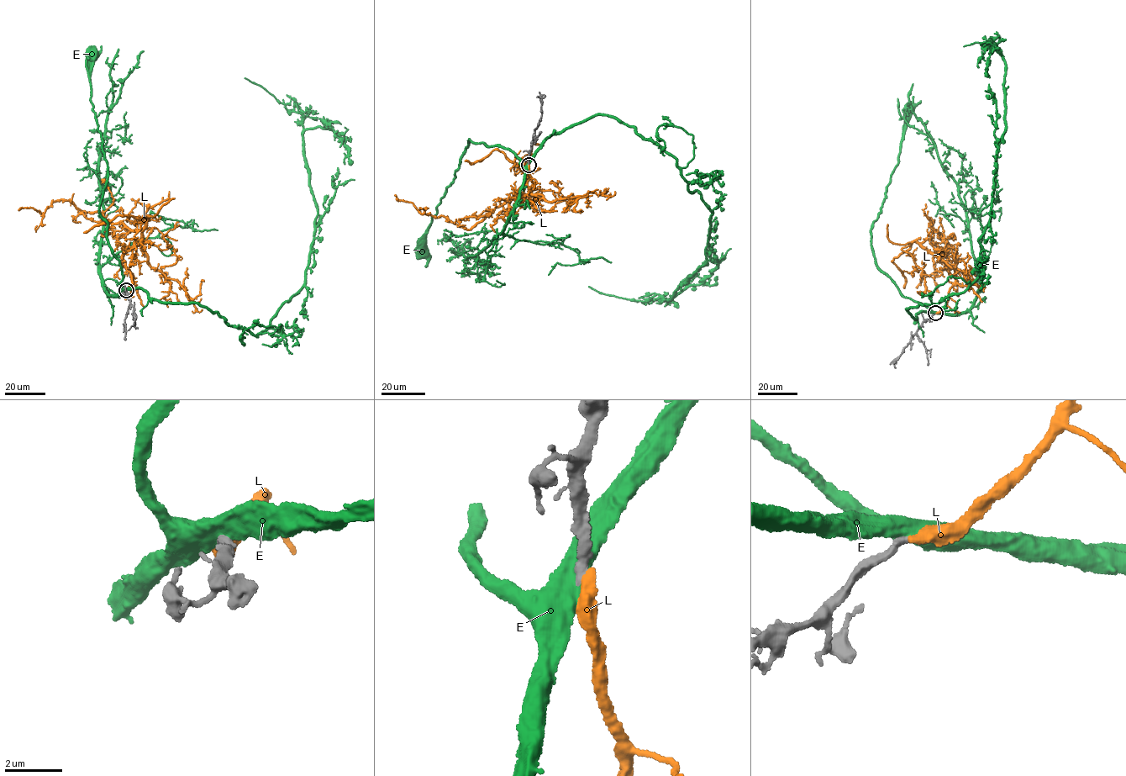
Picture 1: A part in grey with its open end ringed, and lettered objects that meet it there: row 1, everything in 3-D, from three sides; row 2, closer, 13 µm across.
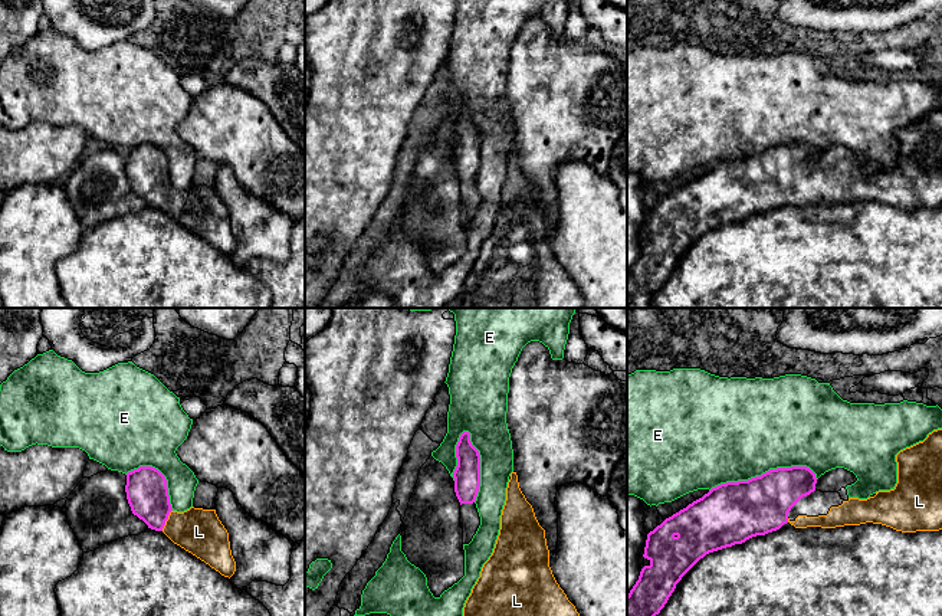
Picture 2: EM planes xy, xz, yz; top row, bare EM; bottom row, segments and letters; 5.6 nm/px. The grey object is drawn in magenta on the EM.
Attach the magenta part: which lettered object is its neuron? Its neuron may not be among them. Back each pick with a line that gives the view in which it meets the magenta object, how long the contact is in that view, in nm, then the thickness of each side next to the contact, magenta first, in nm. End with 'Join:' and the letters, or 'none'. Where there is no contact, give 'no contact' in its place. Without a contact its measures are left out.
L: contact in xy; length 130 nm; calibres 240 and 260 nm
Join: L

